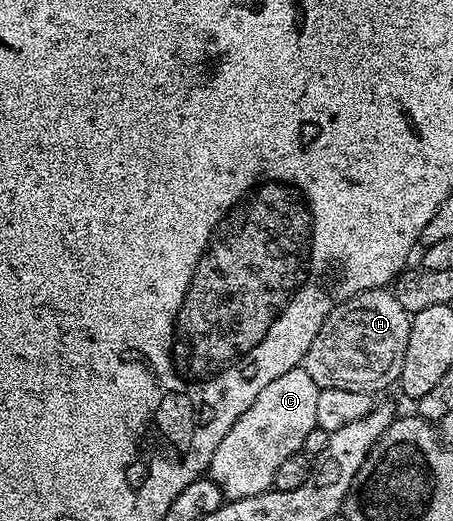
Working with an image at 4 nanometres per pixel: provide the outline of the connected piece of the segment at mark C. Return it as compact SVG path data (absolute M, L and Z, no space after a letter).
M302 365L295 366L285 376L277 376L265 388L261 388L261 396L225 432L225 440L217 444L217 452L213 452L213 458L209 467L209 477L221 488L224 499L248 498L264 494L273 487L273 476L277 476L277 467L286 458L300 453L305 444L305 435L313 432L317 420L317 396L321 387L309 376L309 372L303 370Z

